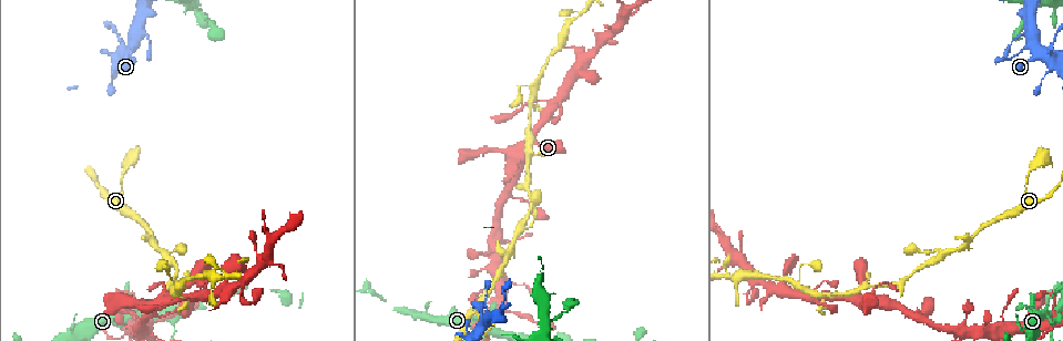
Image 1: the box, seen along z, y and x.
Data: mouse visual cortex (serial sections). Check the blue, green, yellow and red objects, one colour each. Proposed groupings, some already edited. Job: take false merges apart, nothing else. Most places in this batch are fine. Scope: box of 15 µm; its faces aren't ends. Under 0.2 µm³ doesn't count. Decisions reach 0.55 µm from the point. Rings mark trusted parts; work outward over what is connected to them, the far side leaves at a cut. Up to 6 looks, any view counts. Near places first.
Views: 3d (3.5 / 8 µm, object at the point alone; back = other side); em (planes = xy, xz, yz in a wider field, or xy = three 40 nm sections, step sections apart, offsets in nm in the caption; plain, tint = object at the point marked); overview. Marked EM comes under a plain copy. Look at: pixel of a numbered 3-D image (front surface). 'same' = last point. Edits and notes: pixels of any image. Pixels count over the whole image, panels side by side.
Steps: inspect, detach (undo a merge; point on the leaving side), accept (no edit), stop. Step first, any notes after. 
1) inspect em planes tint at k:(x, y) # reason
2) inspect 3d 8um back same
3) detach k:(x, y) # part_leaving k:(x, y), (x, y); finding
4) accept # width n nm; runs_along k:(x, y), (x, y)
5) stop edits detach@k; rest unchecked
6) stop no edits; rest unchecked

inspect 3d 3.5um at 1:(852, 293) # abrupt turn

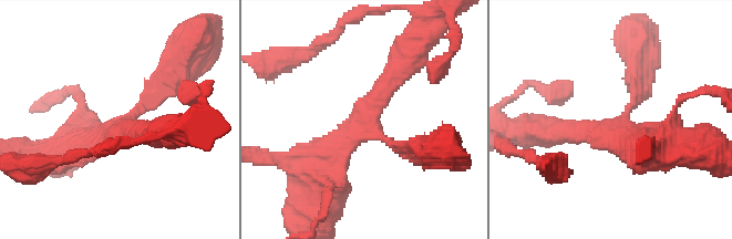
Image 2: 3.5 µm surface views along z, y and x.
inspect em xy step 3 tint at 2:(123, 126) # shape alone is not enough

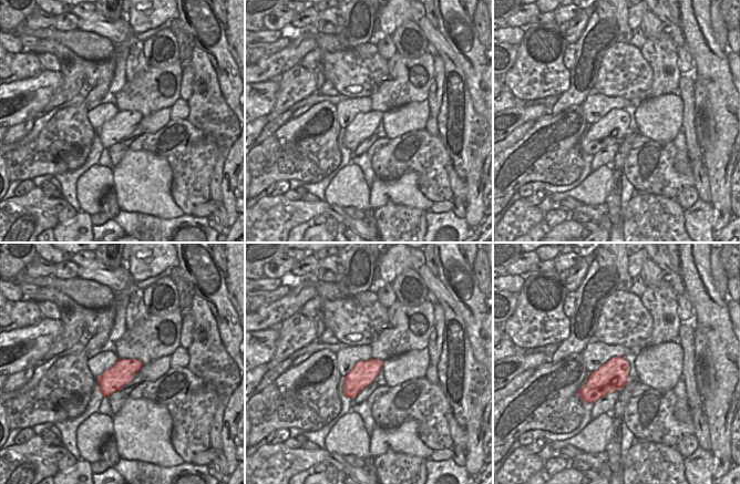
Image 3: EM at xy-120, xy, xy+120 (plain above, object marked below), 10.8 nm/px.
accept # arm_widths 300, 300, 400 nm; runs_along 2:(174, 75), (112, 137), (71, 147); all the same cell

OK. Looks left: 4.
inspect 3d 3.5um at 1:(494, 250) # calibre changes

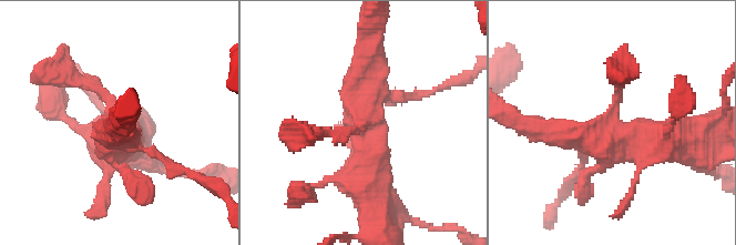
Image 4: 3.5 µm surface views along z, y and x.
inspect em xy step 5 tint at 4:(364, 120)

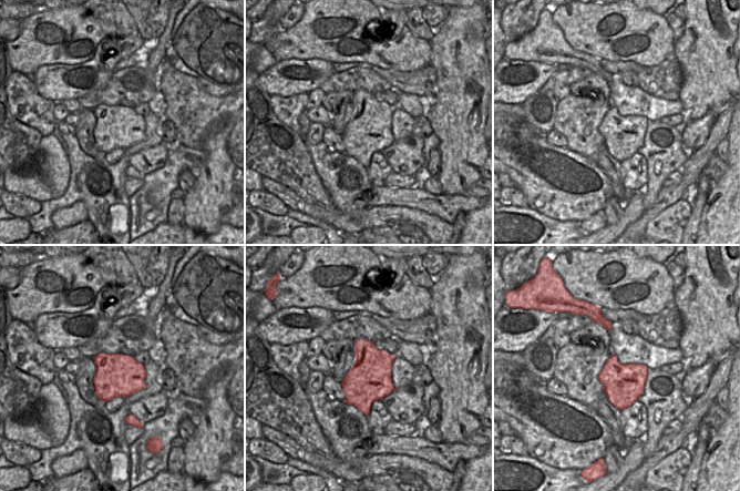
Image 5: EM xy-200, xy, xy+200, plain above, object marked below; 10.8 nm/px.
accept # runs_along 4:(535, 126), (568, 136), (683, 140); one cell here

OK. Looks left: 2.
inspect 3d 3.5um at 1:(1046, 313) # branch point

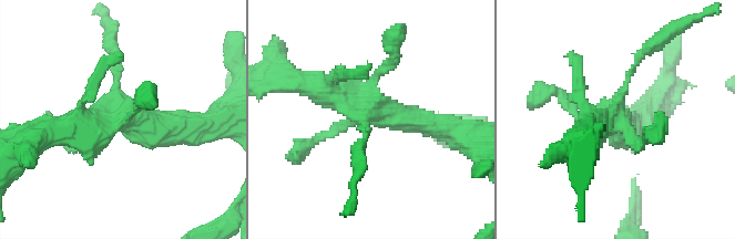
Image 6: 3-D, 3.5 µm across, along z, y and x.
inspect em xy step 3 tint at 6:(126, 118) # now the EM

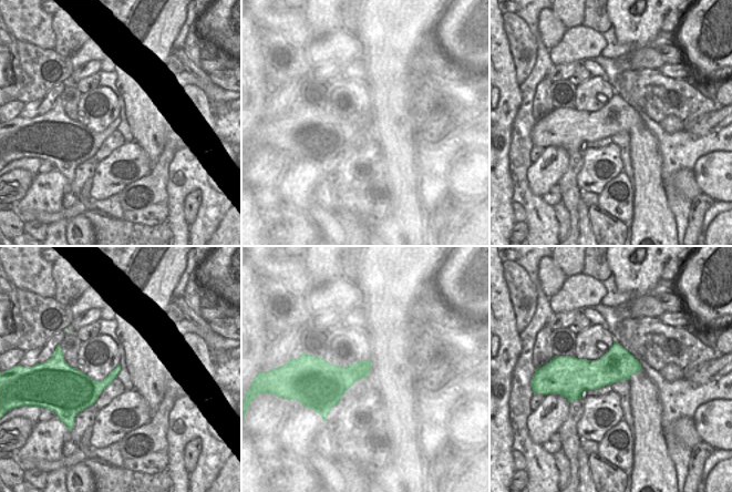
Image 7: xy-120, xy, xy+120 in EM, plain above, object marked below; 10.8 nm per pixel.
accept # runs_along 6:(305, 83), (445, 126); all the same cell

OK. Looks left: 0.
stop no edits; rest unchecked

